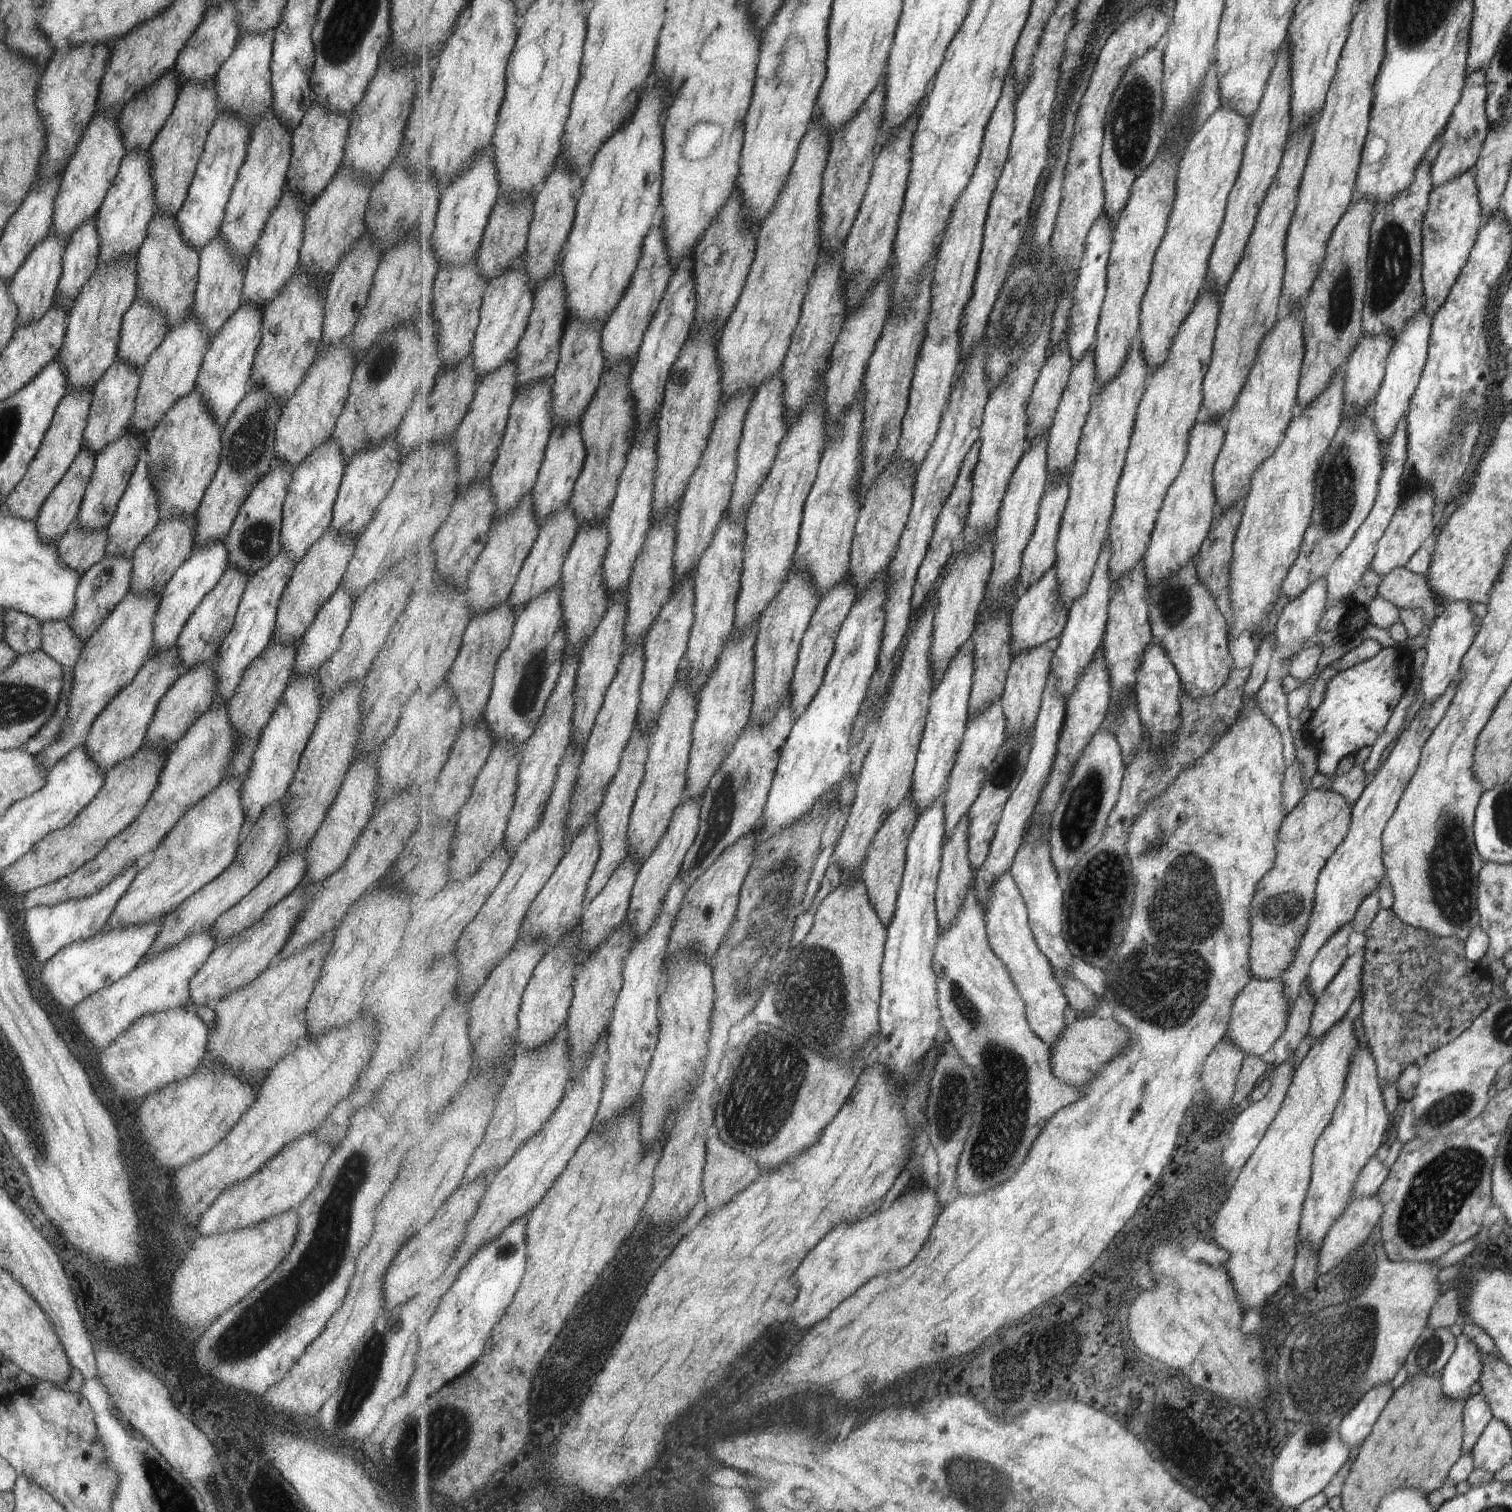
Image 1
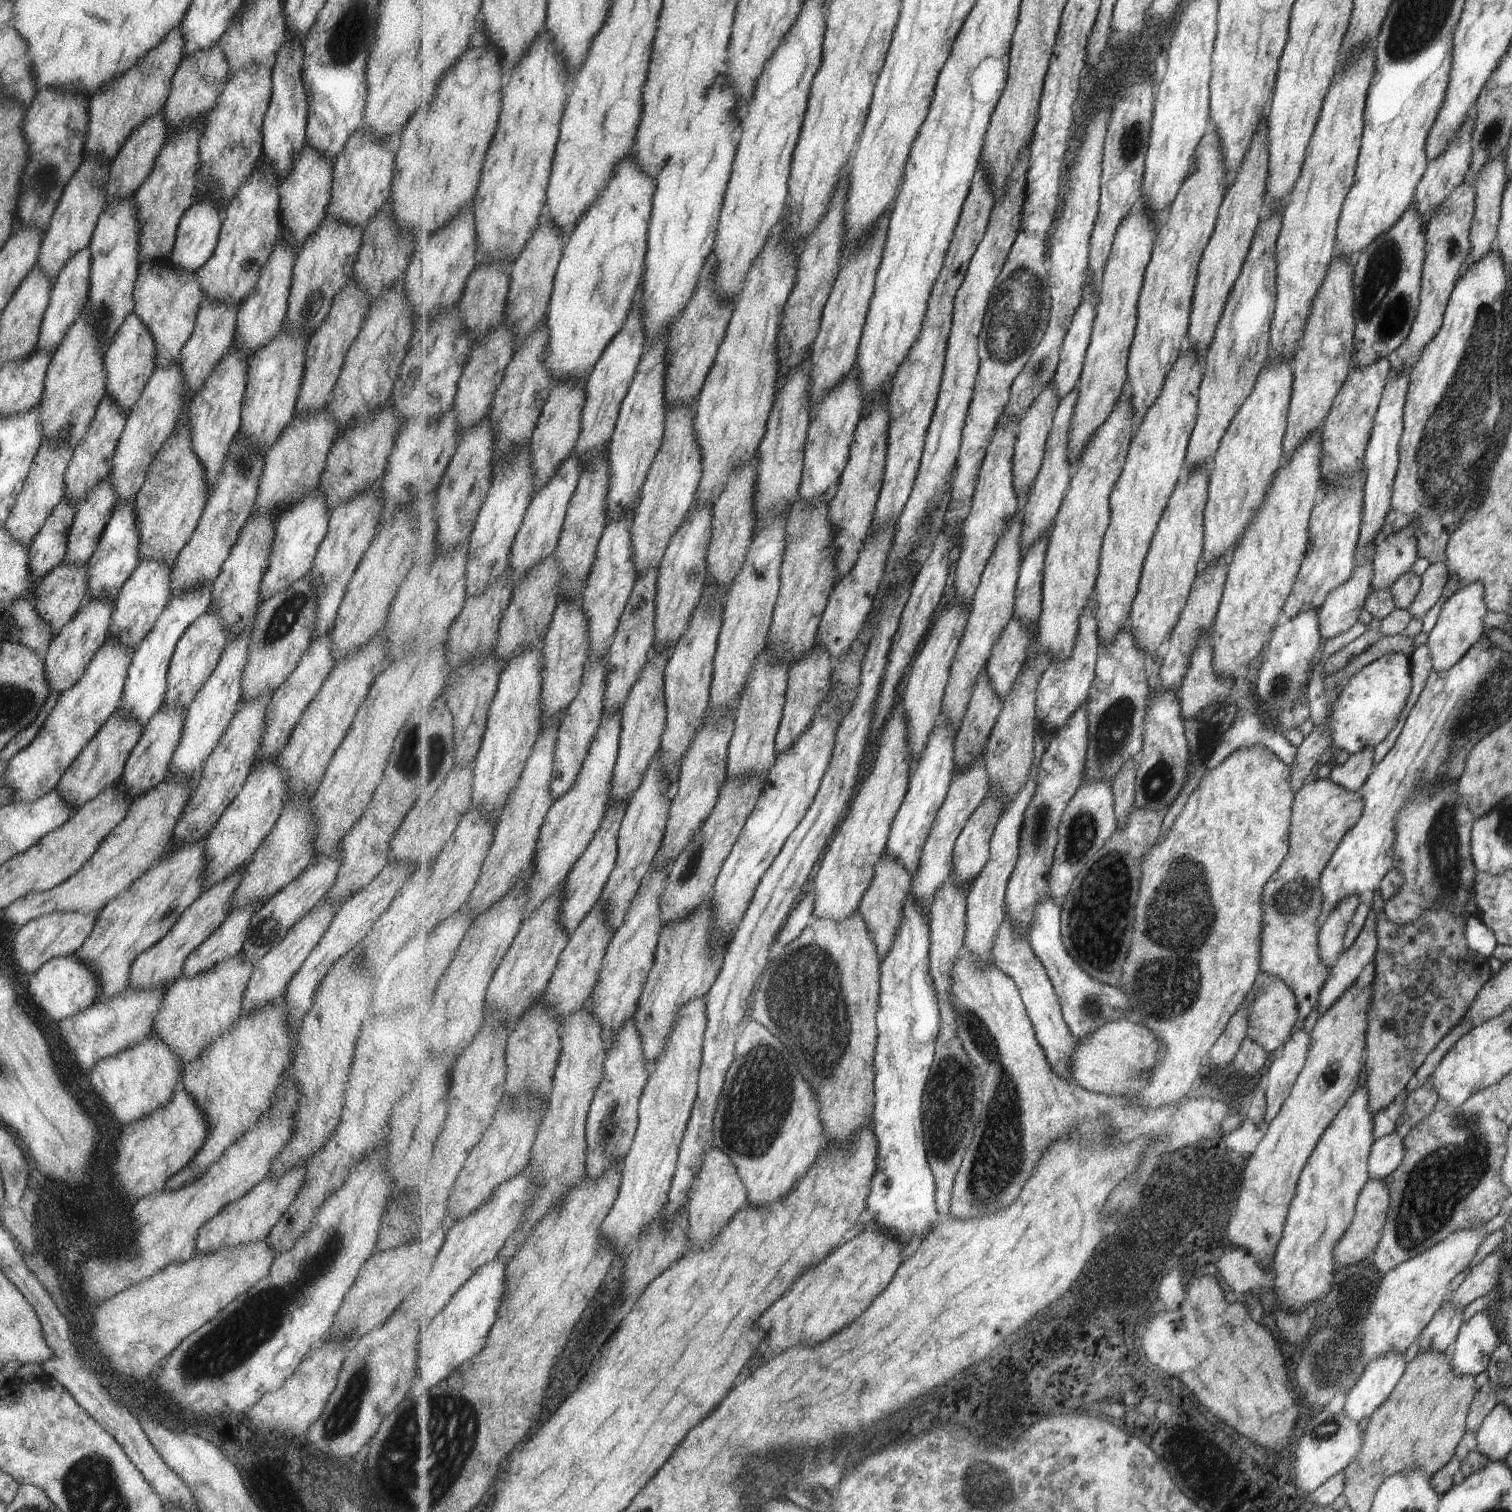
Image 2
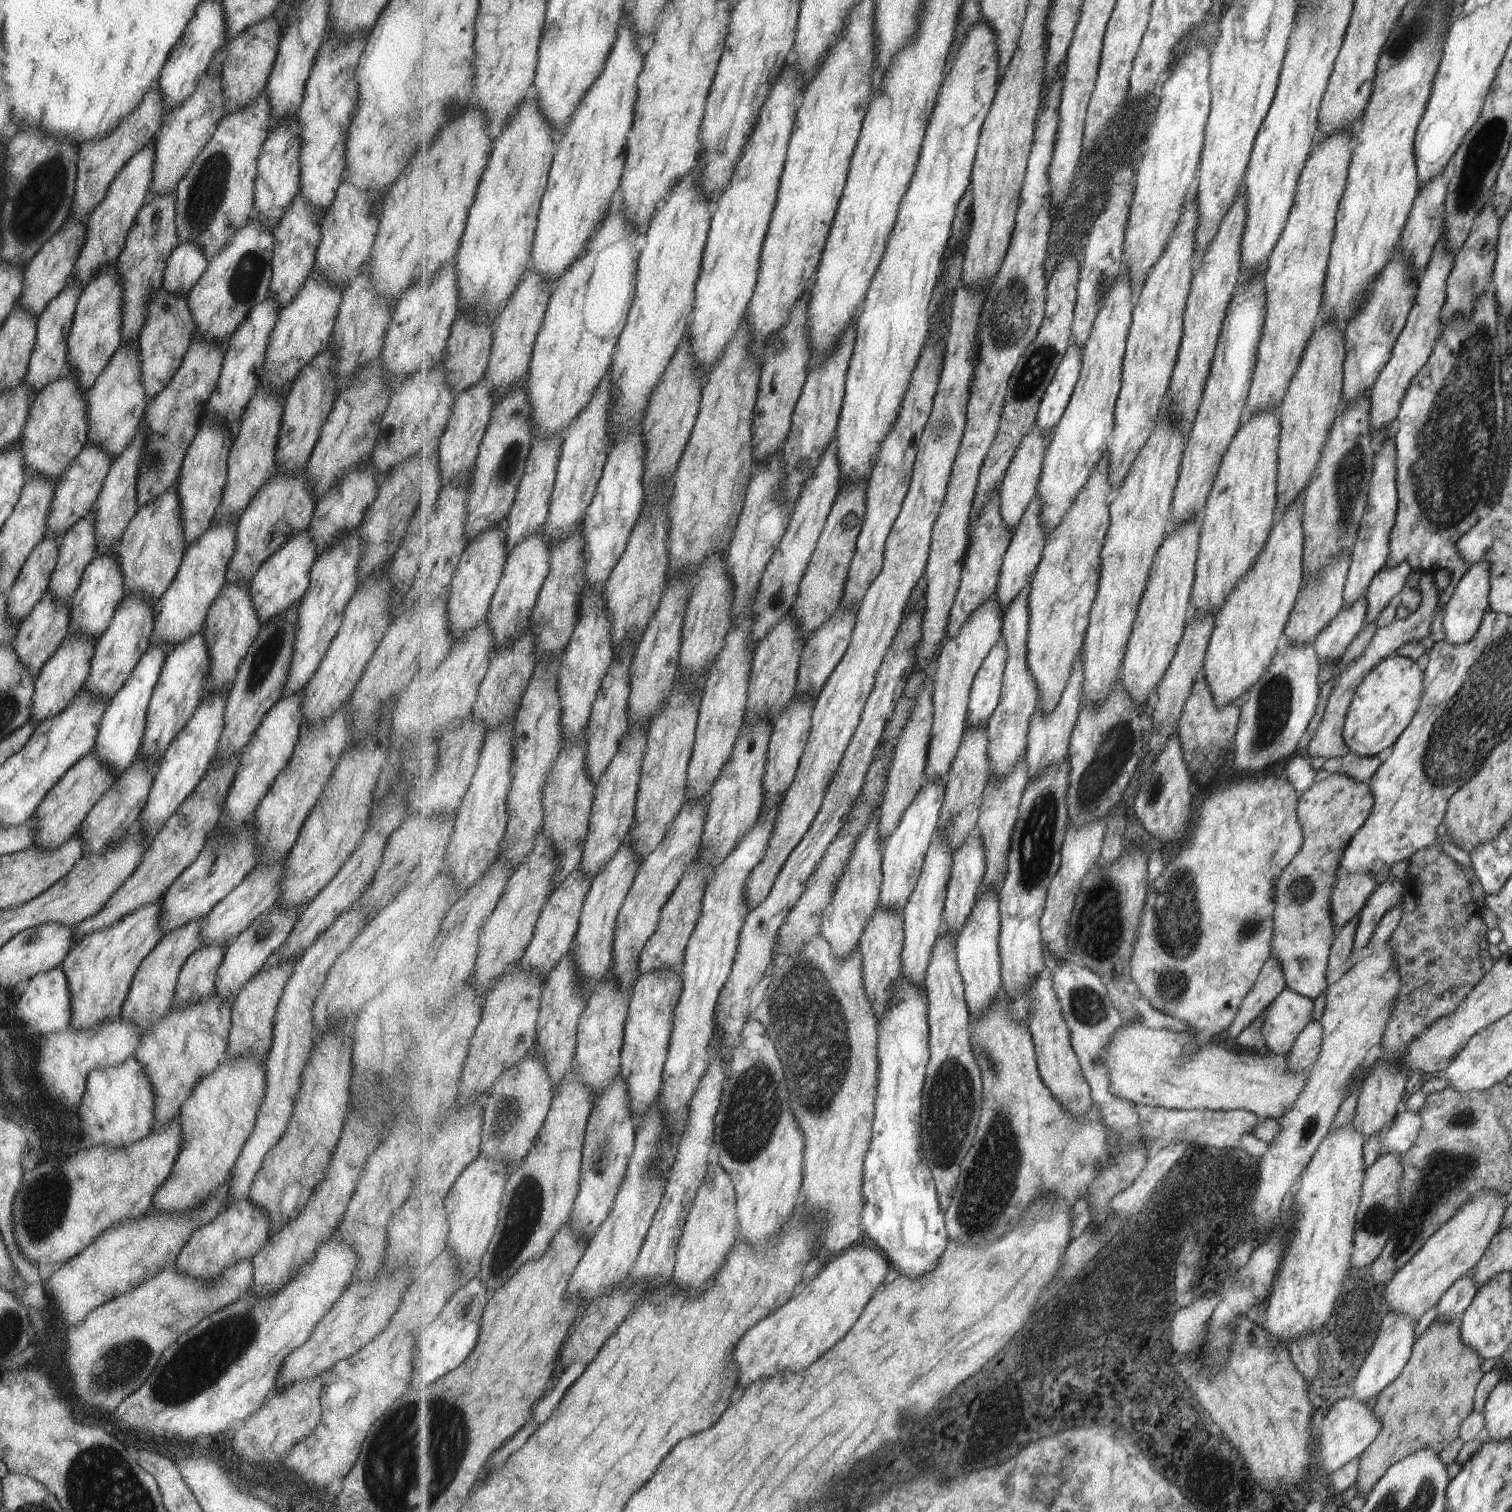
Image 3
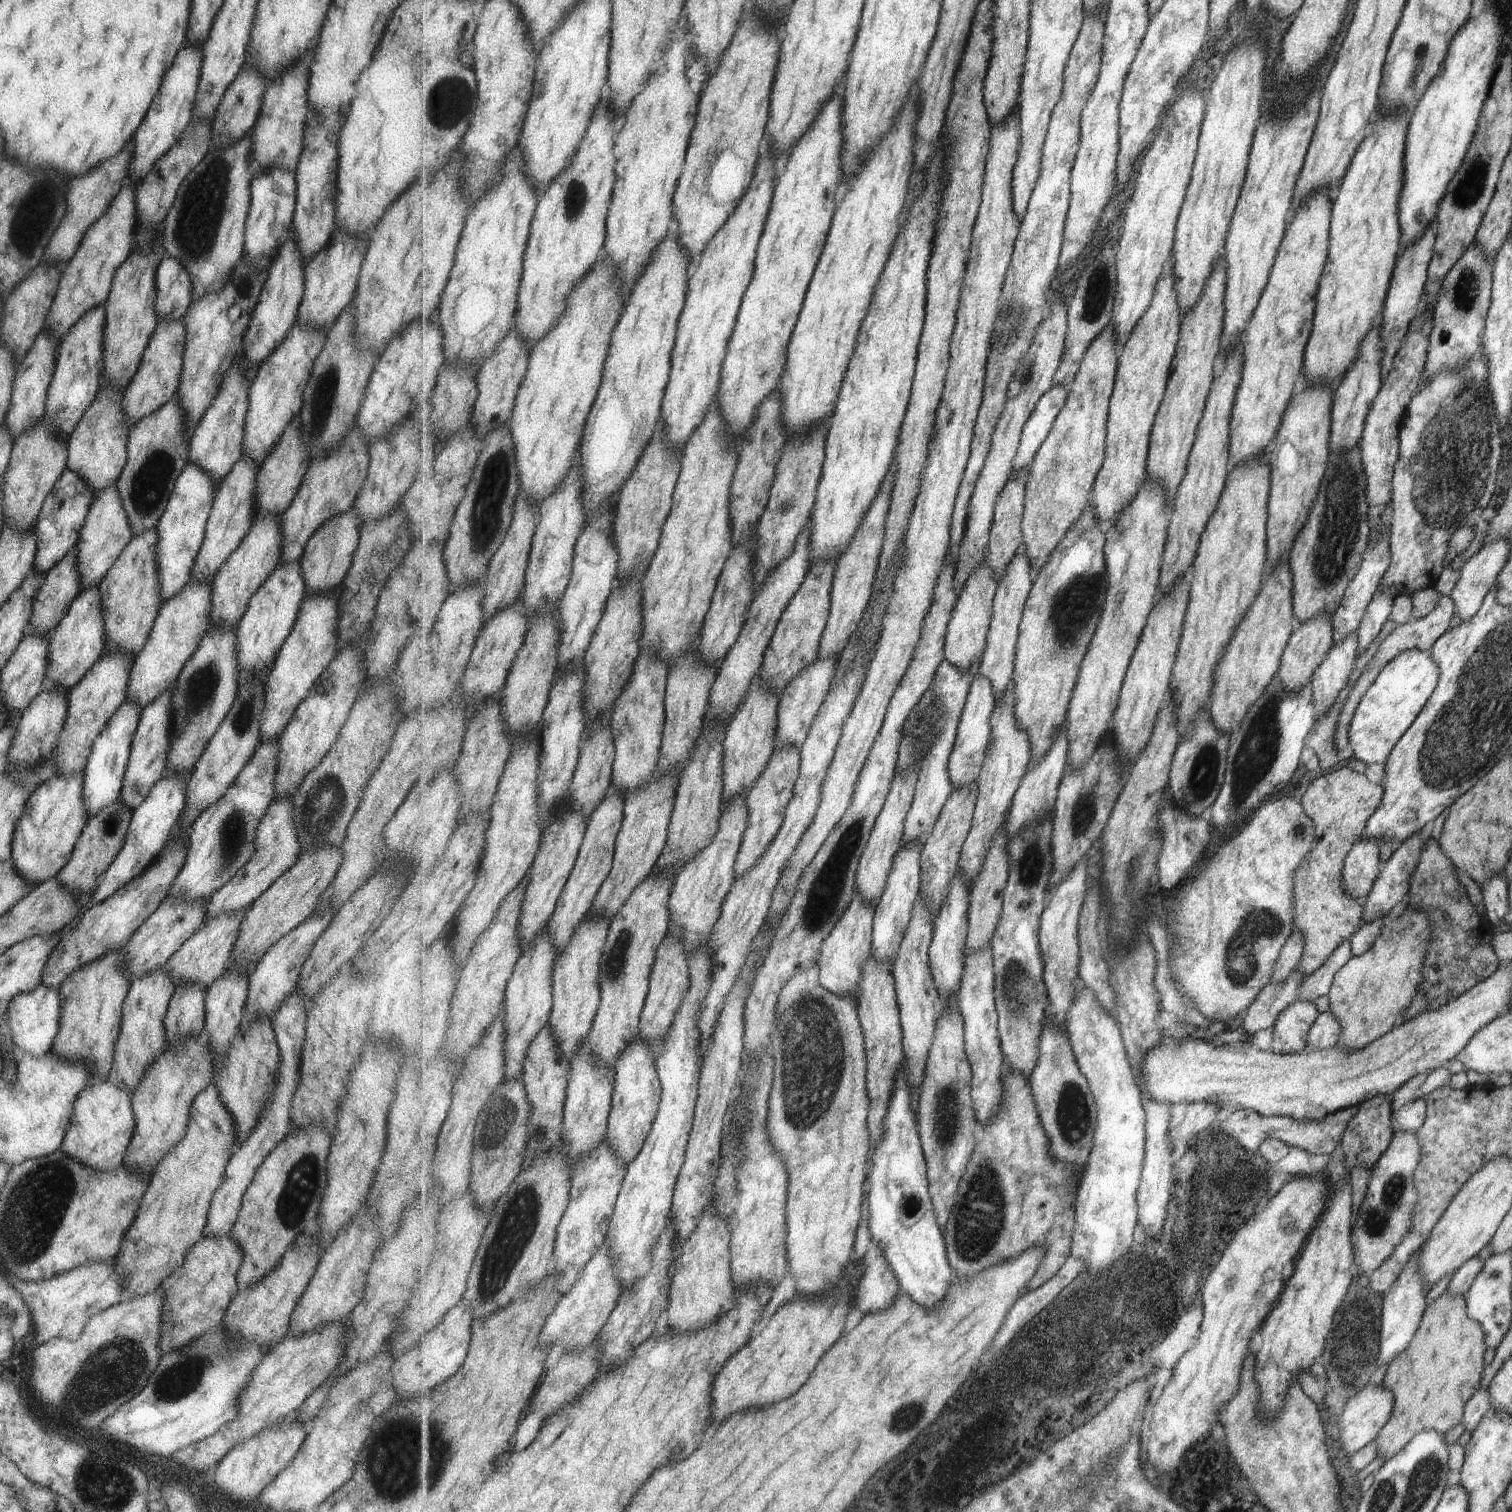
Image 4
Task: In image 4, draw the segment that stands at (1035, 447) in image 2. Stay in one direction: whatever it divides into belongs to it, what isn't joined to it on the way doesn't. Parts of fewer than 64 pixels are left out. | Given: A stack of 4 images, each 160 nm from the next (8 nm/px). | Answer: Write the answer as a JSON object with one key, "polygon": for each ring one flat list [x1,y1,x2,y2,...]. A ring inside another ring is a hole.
{"polygon":[[1030,468,1027,471,1015,471,1011,482,1007,483,1007,486,1005,486,1004,491,1001,492,1000,499,996,504,986,563,990,565,995,572,995,580,997,580,998,584,1005,576,1009,565,1014,561,1014,558,1020,553,1024,546,1022,524,1024,522,1024,508,1029,475]]}

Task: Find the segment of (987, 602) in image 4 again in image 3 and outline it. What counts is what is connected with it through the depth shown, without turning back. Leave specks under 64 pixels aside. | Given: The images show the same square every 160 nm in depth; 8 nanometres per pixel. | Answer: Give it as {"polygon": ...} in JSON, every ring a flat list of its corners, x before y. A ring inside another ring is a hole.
{"polygon":[[999,489,990,495,989,502,984,506,980,519,976,522,974,532,971,533,968,555,964,560,962,579,960,580,960,591,956,602,950,612,948,620,947,638,954,639,959,636,961,628,970,619,970,616,991,597,998,592,1000,574,1004,566,1004,556,1012,543,1012,536,1004,525,1004,518,1000,513]]}

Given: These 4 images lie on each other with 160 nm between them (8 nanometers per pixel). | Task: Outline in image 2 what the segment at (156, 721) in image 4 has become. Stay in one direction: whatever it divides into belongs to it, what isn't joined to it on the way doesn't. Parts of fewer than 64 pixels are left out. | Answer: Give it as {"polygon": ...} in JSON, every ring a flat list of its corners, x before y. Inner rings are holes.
{"polygon":[[207,610,189,624,181,638,177,640,167,667,167,688,163,697,163,702,167,705,185,707,186,710,197,691,217,666,228,638,222,622,222,618,217,613]]}

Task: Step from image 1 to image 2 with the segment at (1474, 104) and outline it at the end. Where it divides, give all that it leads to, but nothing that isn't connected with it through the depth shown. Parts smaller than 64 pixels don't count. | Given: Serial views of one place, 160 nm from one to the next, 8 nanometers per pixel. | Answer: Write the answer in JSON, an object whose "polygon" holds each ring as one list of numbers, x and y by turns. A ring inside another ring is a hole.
{"polygon":[[1468,116,1463,124,1460,125,1459,130,1456,132,1453,140,1447,145,1447,148,1433,160,1426,161,1426,169,1421,176,1421,180,1417,183,1414,188,1414,197,1412,200,1412,208,1420,215,1423,226,1428,221,1431,213,1437,208,1438,204,1445,200,1446,196,1449,196,1450,192,1453,192,1457,185,1463,182,1463,176,1467,172,1469,161,1471,158,1471,147,1470,147,1470,134,1473,126,1473,116]]}

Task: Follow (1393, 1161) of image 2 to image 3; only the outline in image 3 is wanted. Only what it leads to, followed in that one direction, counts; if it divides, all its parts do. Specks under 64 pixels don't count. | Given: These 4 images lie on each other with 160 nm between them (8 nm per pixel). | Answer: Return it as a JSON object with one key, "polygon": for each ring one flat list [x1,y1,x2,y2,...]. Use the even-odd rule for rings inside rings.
{"polygon":[[1407,1110,1396,1113,1393,1122,1381,1140,1381,1145,1385,1146,1386,1153,1399,1157,1415,1142,1421,1121,1418,1112]]}

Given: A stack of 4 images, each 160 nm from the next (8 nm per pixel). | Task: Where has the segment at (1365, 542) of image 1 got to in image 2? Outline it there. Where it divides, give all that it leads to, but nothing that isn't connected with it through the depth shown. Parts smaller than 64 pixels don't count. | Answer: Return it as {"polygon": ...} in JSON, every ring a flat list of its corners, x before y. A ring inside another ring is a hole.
{"polygon":[[1364,559,1352,569,1350,577,1343,584,1326,595,1316,612,1318,633,1325,640,1349,630,1355,624,1370,593,1371,577,1370,560]]}

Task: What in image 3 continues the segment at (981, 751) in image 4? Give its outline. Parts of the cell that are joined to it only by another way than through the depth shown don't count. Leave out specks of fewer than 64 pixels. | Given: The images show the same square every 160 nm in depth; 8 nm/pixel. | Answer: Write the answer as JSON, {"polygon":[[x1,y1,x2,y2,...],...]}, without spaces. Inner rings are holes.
{"polygon":[[999,640,985,659,972,686,968,708,968,730,987,726,1001,702,1004,688,1004,672,1008,663,1008,644]]}

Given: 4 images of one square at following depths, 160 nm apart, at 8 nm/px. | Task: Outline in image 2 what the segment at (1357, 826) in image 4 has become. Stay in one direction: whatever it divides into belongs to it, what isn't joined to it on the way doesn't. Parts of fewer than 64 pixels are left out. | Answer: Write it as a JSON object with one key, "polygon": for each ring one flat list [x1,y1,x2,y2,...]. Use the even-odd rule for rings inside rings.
{"polygon":[[1317,779,1305,782,1294,792,1288,830,1288,849,1273,880,1263,886,1261,894,1262,925,1260,932,1259,968,1275,978,1279,978,1297,1000,1297,1020,1293,1031,1302,1030,1305,1015,1318,1002,1319,989,1323,986,1328,970,1319,958,1318,928,1322,912,1322,894,1318,878,1327,861,1336,849,1343,835,1358,821,1362,811,1362,798,1358,793,1349,792,1332,780]]}

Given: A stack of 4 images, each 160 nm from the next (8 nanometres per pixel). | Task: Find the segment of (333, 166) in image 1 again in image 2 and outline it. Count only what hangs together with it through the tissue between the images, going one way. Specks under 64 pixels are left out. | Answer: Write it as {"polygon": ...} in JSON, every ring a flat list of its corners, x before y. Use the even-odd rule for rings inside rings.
{"polygon":[[304,143,297,160,290,168,289,174,280,182,277,192,279,197,281,236,297,256,304,240,311,236,325,217,325,207,329,202,332,181,333,159,323,156,316,149]]}

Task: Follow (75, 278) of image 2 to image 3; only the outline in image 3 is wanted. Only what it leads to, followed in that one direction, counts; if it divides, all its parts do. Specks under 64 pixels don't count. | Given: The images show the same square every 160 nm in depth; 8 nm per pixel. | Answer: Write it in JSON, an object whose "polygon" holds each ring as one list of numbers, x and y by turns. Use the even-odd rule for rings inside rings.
{"polygon":[[73,270,66,285,44,306,36,320,36,337,24,374,24,383,32,388,33,394,61,377,66,369,66,338,70,333,73,313,82,288,74,278]]}

